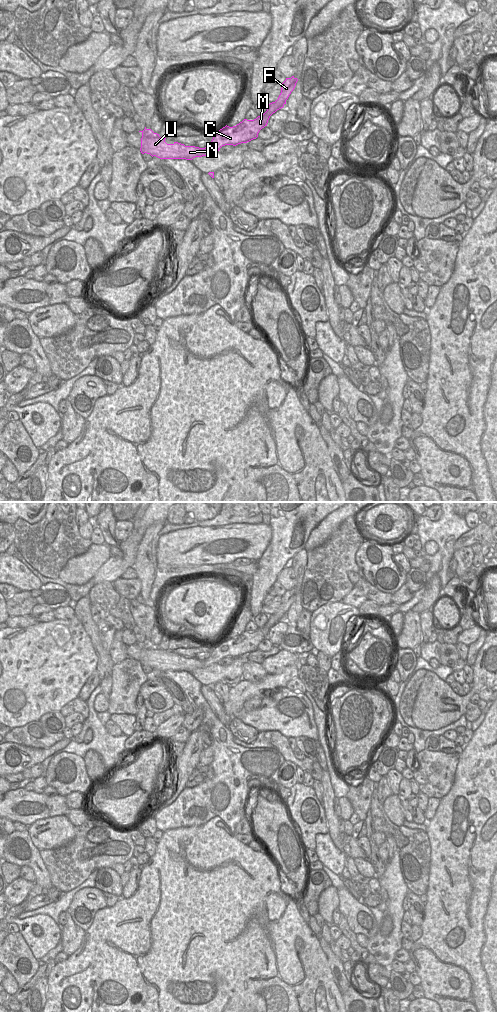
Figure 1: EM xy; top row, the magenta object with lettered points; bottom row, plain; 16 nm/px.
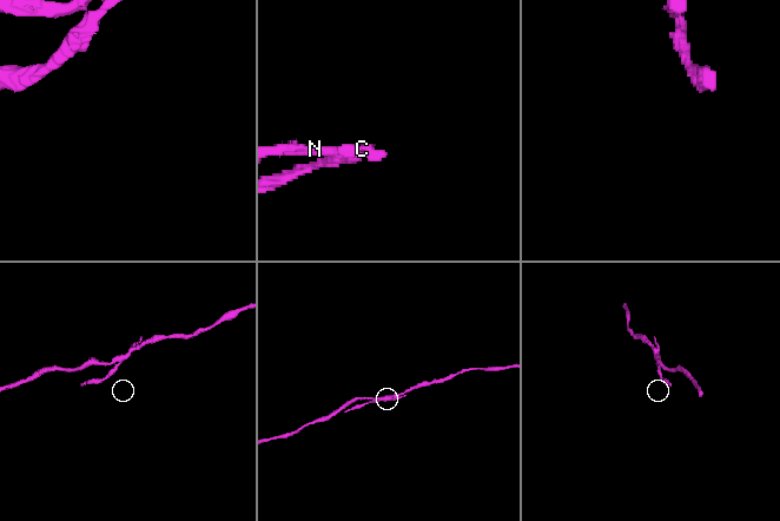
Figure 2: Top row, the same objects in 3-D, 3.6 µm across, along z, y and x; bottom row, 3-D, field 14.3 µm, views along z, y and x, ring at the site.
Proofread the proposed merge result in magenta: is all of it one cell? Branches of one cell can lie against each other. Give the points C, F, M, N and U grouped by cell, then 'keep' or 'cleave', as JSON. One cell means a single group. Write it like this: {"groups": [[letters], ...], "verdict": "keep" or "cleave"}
{"groups": [["C", "M", "N", "U"], ["F"]], "verdict": "cleave"}

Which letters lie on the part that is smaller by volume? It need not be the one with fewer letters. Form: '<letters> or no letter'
F

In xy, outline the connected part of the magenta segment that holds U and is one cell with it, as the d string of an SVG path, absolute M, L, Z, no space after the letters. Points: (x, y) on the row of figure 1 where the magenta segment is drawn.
M272 102L268 105L267 111L254 120L244 119L236 126L225 126L219 131L213 133L213 139L205 148L195 146L185 146L184 144L174 142L167 144L166 138L154 133L151 129L139 131L142 133L141 148L142 154L147 153L152 157L160 159L186 159L192 160L195 157L206 156L214 151L219 151L222 146L236 146L241 143L247 143L258 137L259 131L267 126L270 116L279 110L279 106Z

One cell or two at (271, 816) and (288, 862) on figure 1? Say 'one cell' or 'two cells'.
one cell

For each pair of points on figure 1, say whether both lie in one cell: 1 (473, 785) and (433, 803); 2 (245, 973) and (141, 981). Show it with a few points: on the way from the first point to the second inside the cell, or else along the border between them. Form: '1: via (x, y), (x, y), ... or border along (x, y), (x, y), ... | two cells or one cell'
1: border along (440, 799), (435, 814), (428, 821) | two cells
2: via (219, 979), (167, 982) | one cell

